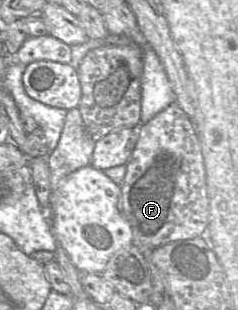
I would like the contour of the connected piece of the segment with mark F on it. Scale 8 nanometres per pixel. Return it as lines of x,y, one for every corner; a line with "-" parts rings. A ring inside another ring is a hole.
176,101
138,128
138,140
126,166
122,201
132,229
132,244
155,249
171,242
200,237
209,222
205,166
195,126

